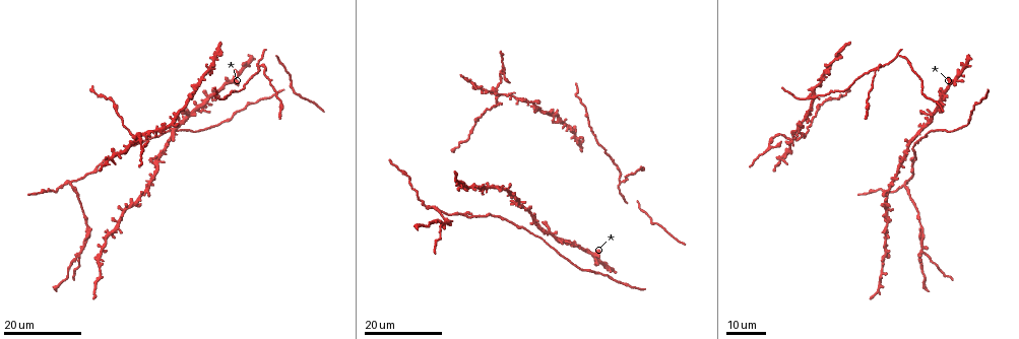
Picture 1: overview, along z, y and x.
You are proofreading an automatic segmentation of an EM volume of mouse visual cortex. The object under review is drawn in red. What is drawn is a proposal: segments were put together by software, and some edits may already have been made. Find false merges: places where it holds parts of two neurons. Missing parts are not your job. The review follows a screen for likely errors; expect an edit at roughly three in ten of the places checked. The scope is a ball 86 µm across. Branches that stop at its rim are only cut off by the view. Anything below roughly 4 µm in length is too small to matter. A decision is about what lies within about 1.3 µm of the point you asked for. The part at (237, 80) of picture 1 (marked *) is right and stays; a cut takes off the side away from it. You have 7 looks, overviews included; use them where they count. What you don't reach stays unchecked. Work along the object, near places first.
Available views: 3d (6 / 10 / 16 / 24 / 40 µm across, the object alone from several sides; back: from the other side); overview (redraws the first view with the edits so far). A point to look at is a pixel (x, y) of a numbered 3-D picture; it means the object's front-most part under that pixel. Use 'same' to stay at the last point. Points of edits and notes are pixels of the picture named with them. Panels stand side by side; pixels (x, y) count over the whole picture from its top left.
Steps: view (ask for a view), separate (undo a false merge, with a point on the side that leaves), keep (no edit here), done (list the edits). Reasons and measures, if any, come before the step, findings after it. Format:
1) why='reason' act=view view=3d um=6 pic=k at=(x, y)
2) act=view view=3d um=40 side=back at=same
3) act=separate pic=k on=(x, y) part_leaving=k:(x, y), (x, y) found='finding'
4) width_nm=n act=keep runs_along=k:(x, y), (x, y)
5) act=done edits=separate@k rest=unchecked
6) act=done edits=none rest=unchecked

why='three arms meet' act=view view=3d um=24 pic=1 at=(904, 183)

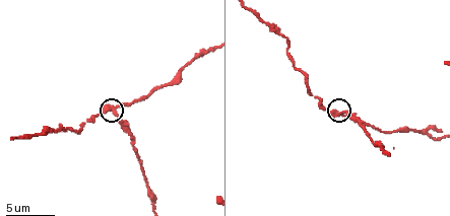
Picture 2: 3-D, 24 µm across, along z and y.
act=view view=3d um=6 pic=2 at=(112, 112)

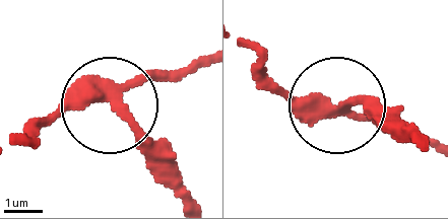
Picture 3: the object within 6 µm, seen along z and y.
arms=3 act=separate pic=3 on=(155, 143) found='two neurons meet here'

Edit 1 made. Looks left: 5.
why='two arms at a narrow angle' act=view view=3d um=24 pic=1 at=(497, 96)

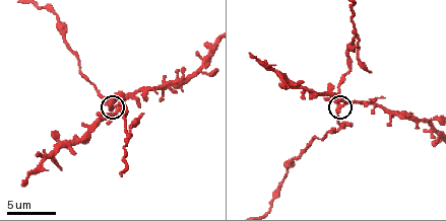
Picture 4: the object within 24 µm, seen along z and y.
why='zoom in' act=view view=3d um=10 pic=4 at=(116, 110)

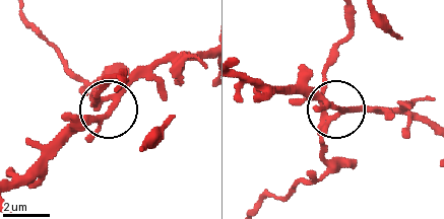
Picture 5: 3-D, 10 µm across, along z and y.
width_nm=230 act=separate pic=5 on=(327, 84) found='two neurons meet here'

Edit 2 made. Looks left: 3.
why='redraw' act=view view=overview

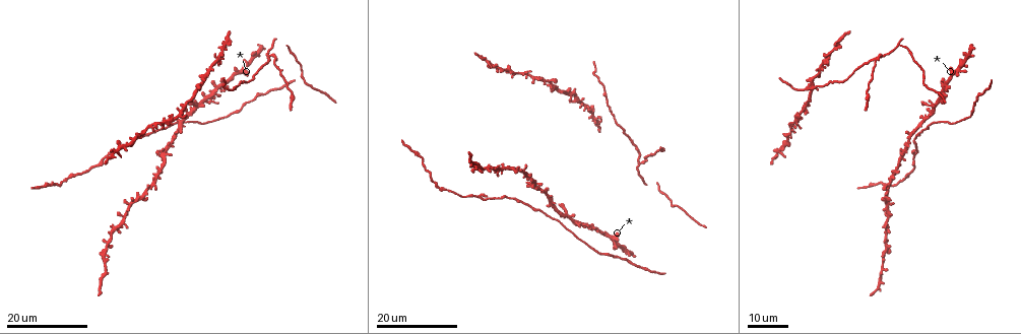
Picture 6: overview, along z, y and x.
why='four arms meet' act=view view=3d um=16 pic=6 at=(811, 79)

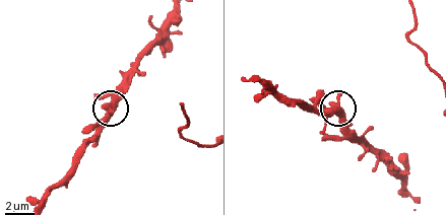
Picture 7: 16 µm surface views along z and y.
act=view view=3d um=10 pic=7 at=(339, 113)

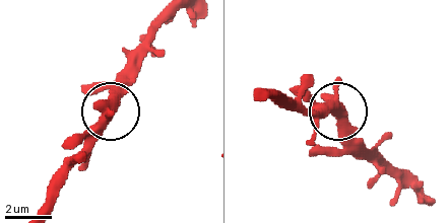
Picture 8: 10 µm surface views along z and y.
width_nm=400 act=keep found='all the same neuron'

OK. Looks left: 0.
act=done edits=separate@3,separate@5 rest=unchecked

